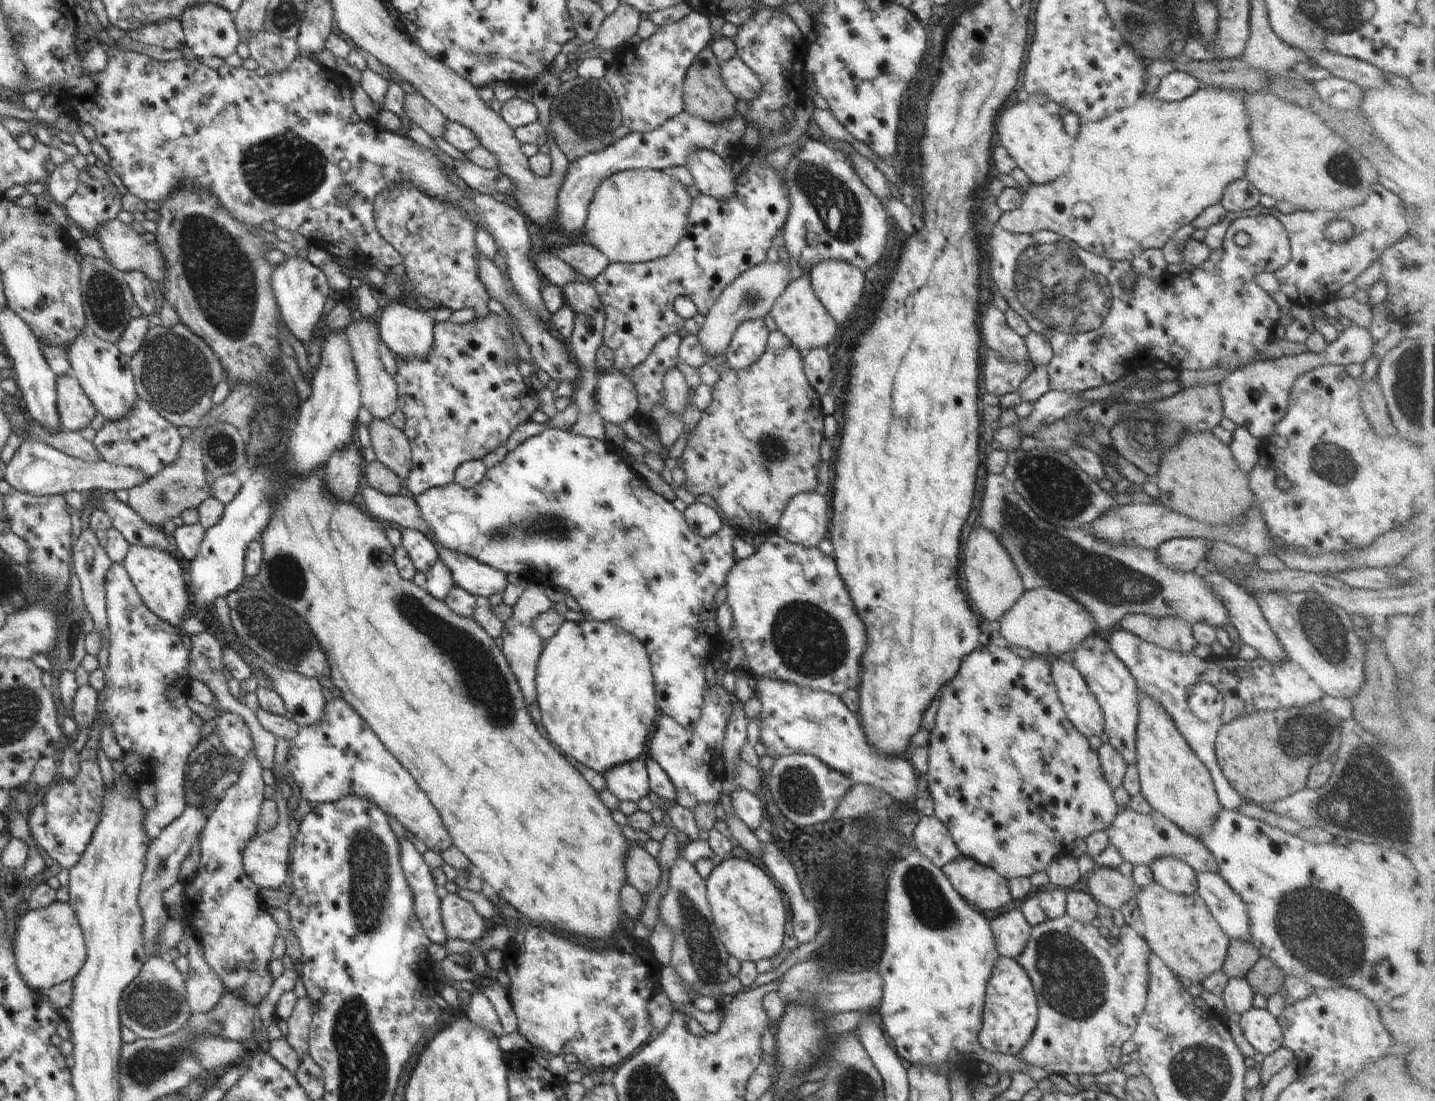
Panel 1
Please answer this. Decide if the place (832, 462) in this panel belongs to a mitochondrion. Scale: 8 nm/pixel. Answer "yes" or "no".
no

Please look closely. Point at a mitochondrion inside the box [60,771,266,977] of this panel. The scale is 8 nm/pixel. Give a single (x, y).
(160, 864)

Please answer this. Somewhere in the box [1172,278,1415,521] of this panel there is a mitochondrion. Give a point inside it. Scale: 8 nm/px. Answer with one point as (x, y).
(1335, 462)

